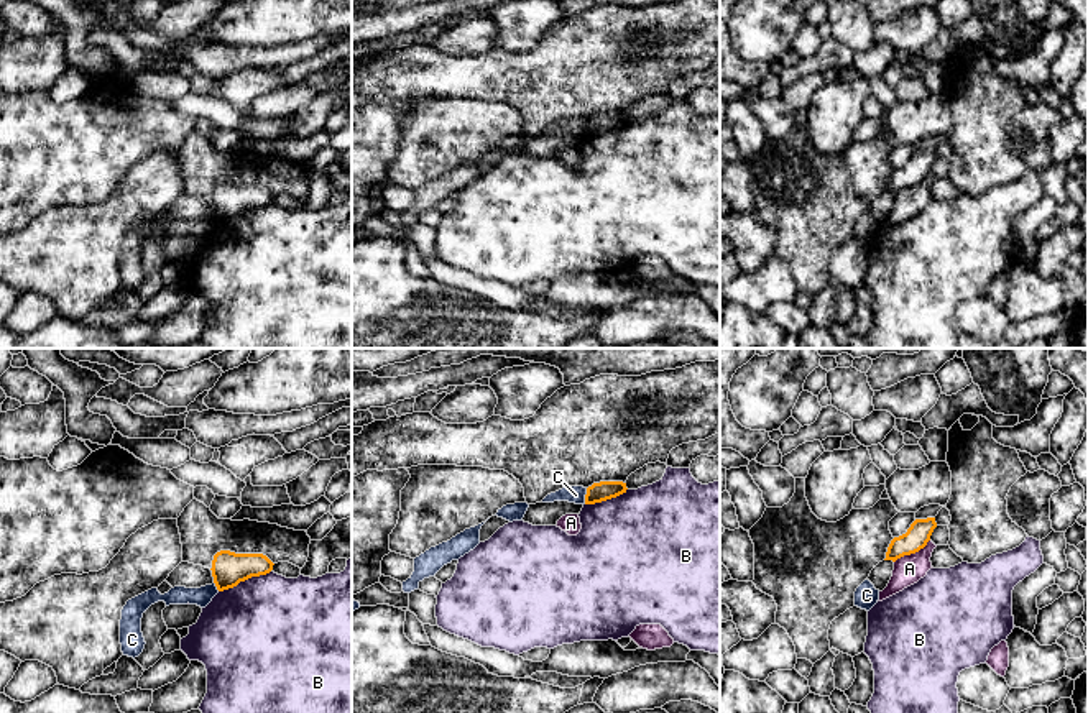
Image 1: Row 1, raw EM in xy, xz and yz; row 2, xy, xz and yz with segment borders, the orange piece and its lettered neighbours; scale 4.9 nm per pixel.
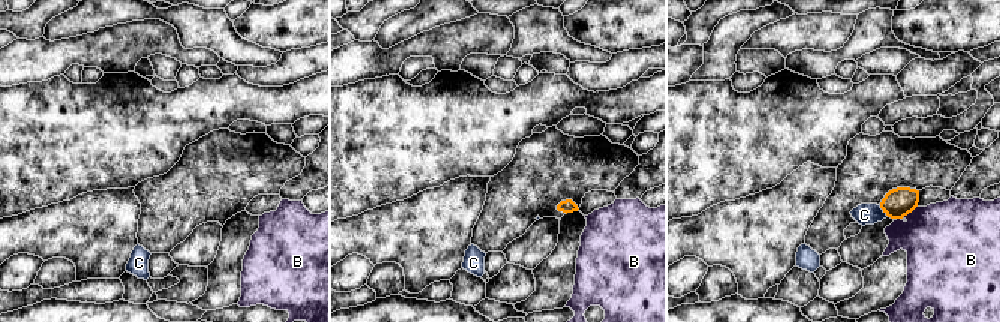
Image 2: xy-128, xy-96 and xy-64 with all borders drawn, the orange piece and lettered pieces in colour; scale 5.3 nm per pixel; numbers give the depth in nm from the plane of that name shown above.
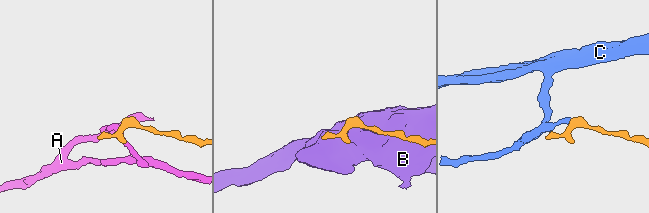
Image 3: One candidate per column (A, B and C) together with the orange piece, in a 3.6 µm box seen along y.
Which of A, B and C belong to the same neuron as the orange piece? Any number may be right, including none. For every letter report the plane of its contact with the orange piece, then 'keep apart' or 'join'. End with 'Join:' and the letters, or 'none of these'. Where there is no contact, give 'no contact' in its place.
A: meets orange in yz; keep apart
B: meets orange in xy; keep apart
C: meets orange in xz; keep apart
Join: none of these

